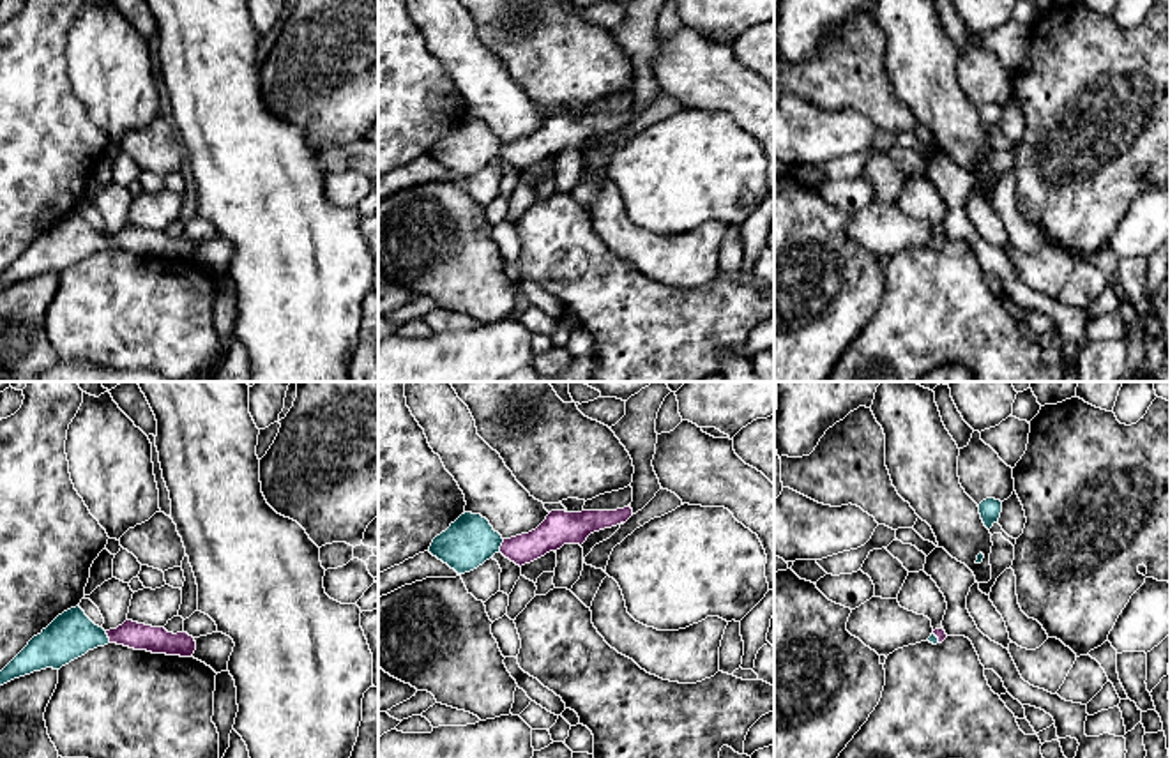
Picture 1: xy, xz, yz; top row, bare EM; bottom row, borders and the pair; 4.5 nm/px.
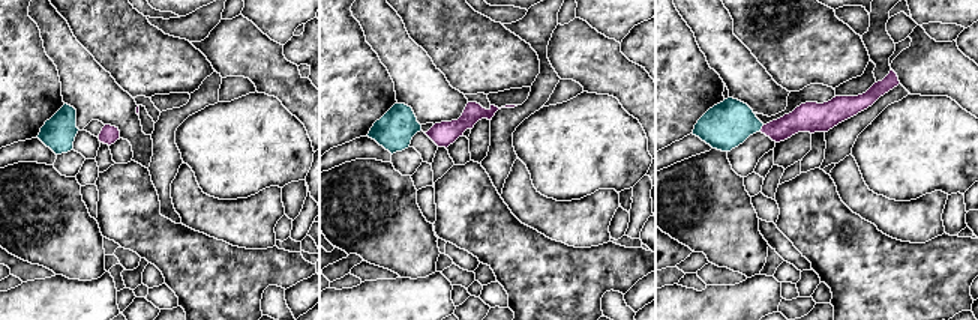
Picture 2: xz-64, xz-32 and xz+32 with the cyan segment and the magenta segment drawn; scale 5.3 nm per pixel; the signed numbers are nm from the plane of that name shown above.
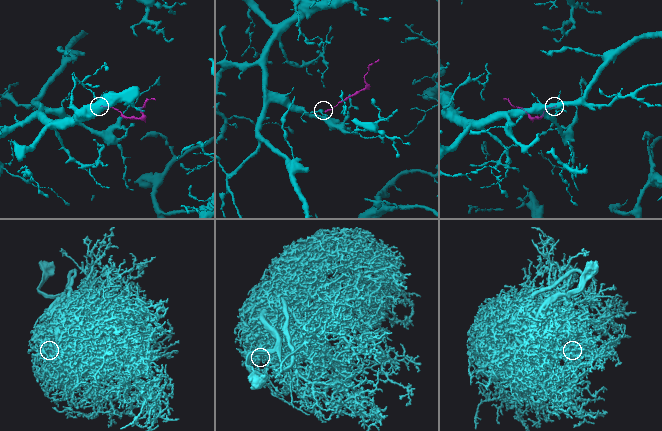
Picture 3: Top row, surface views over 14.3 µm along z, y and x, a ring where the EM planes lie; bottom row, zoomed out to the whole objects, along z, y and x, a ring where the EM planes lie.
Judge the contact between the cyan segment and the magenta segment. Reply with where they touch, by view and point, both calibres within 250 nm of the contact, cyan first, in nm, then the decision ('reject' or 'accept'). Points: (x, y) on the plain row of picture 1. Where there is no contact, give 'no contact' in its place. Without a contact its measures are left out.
meets cyan in xz at (501, 149); 220 nm thick on the cyan side, 150 nm on the other; accept

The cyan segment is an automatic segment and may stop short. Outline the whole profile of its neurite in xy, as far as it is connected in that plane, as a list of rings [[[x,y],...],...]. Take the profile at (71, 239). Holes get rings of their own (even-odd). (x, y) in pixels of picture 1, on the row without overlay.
[[[76,210],[58,219],[41,239],[28,246],[0,276],[0,290],[46,272],[60,274],[88,254],[108,247],[180,262],[191,262],[196,254],[194,242],[184,235],[173,239],[164,231],[152,231],[133,224],[125,224],[117,233],[104,235]]]

